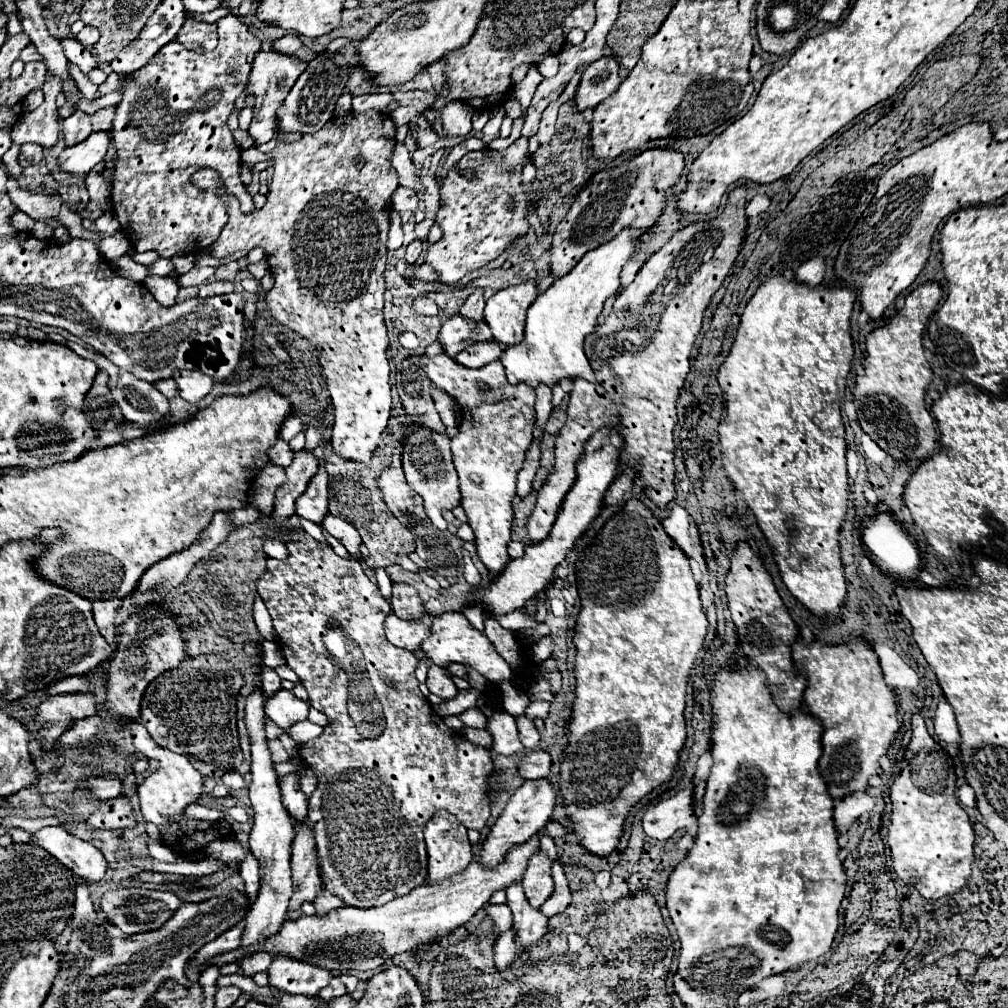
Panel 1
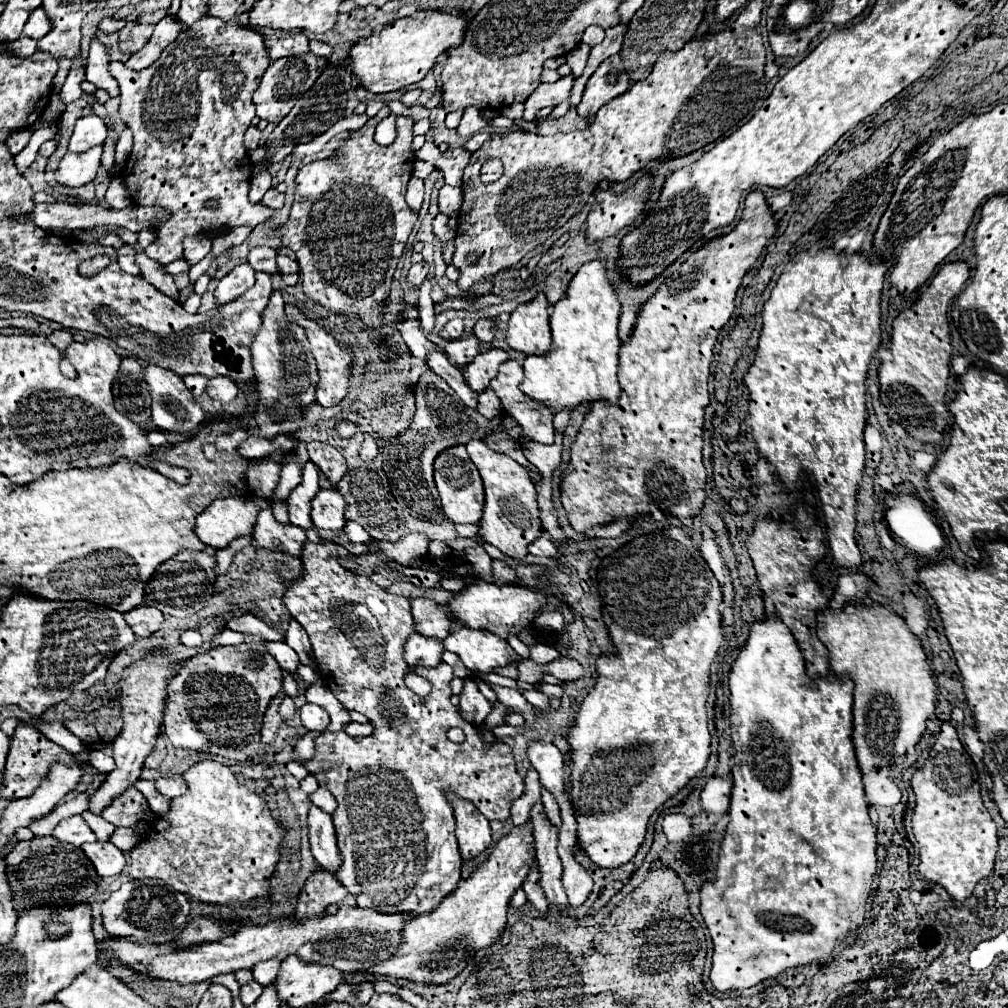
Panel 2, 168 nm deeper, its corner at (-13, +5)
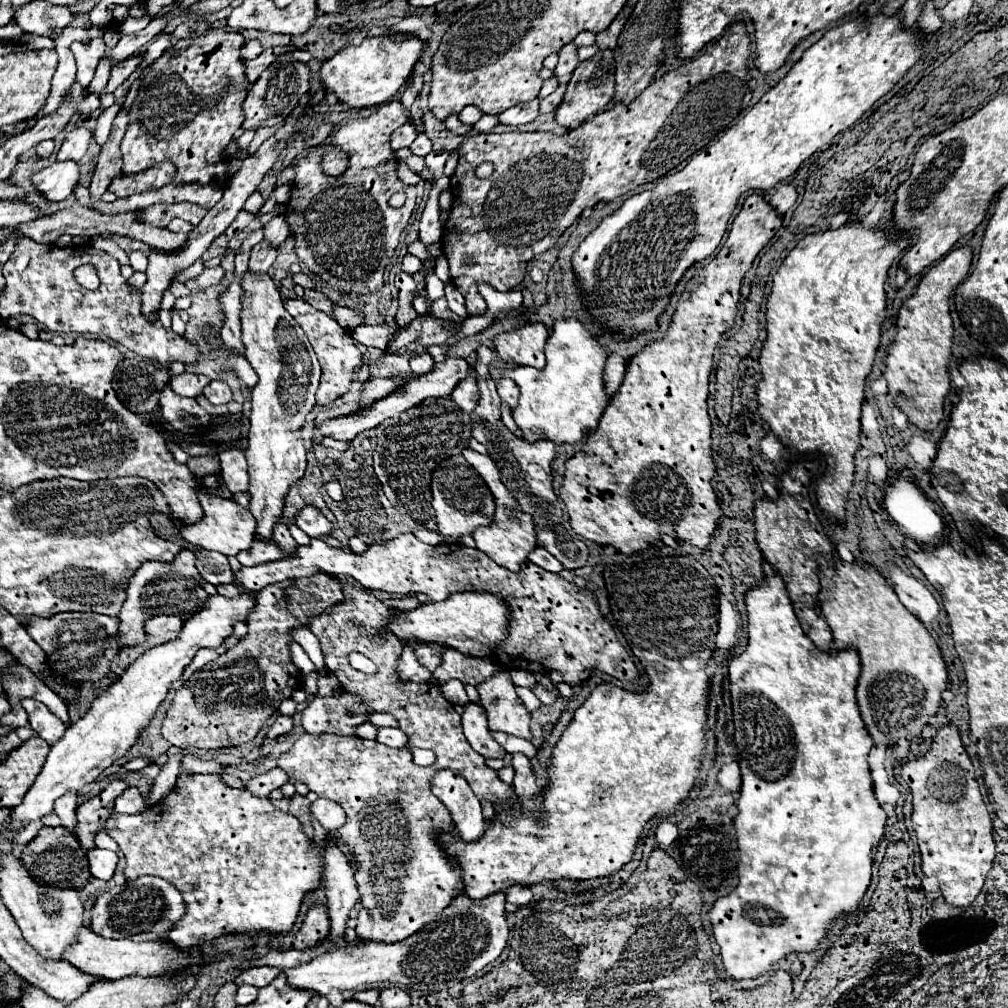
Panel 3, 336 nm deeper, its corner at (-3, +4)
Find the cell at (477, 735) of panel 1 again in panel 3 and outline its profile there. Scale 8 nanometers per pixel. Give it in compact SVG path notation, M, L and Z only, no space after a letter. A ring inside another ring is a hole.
M445 649L441 665L433 671L433 679L437 683L445 683L449 679L459 679L465 685L479 685L481 681L491 679L495 673L495 665L491 659L477 659L467 657L455 649Z

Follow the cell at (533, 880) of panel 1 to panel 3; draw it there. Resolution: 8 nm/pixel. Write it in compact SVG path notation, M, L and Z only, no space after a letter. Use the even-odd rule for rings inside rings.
M497 671L489 681L477 687L481 705L487 714L489 729L531 741L531 715L513 691L513 681L507 671Z

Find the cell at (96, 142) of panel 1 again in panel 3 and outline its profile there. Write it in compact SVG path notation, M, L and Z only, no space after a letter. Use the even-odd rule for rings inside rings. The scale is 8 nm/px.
M55 161L47 169L37 171L33 183L49 201L61 201L69 197L79 183L79 163Z

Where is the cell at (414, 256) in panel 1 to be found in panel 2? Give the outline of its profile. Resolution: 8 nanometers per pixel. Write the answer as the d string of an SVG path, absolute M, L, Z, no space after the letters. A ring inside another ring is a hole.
M419 262L419 264L413 264L409 268L409 276L407 276L407 282L413 286L413 288L421 288L425 276L427 276L427 270L429 266L425 262Z

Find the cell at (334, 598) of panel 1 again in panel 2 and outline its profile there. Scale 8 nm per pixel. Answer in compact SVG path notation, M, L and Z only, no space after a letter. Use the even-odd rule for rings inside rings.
M327 540L321 544L307 542L301 554L305 576L293 582L283 604L309 634L321 680L347 710L357 710L371 718L375 734L369 738L319 736L315 738L315 754L309 762L305 762L305 768L309 774L315 774L319 786L327 788L339 802L333 822L339 838L339 850L343 852L343 870L335 874L337 880L355 896L359 908L369 908L383 914L401 912L407 914L409 920L415 920L421 914L433 912L461 880L463 858L455 840L453 808L443 794L445 788L453 788L455 794L475 802L475 806L479 806L489 820L505 822L509 818L511 802L525 792L525 782L517 774L511 748L503 742L487 746L481 740L479 730L465 722L459 708L451 704L451 666L443 662L437 668L411 668L405 662L403 646L415 632L409 600L389 594L367 576L345 570L339 560L347 556L351 556L351 552L339 544ZM407 672L429 680L433 686L431 694L421 698L411 692L405 684ZM453 726L465 732L467 738L463 744L447 738L447 730Z

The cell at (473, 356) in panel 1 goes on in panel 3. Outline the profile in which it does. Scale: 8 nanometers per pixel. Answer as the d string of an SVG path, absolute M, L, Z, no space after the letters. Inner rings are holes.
M471 371L457 387L453 389L451 399L467 413L471 413L479 401L479 391L477 391L477 373Z

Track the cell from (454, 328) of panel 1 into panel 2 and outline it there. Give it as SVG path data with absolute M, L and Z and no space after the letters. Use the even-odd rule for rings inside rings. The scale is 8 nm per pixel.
M471 334L471 336L465 336L465 338L461 338L461 340L451 340L451 342L443 348L443 352L447 354L447 358L449 358L449 362L451 362L453 366L465 368L467 362L471 362L471 360L481 352L481 348L479 348L477 336Z

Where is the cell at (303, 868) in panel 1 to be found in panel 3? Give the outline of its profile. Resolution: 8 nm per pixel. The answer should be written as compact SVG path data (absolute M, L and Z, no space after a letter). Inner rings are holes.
M313 903L307 909L307 913L305 913L305 919L301 923L301 929L295 935L293 947L295 949L313 947L315 943L319 943L327 935L329 935L329 915L327 915L327 907L323 903Z

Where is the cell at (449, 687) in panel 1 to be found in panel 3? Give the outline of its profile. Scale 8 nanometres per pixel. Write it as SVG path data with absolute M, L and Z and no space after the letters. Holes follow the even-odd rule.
M465 703L463 705L463 713L461 713L461 725L463 725L463 733L469 741L469 745L483 757L503 757L505 749L499 747L493 737L489 735L489 727L487 727L487 717L485 711L479 703Z

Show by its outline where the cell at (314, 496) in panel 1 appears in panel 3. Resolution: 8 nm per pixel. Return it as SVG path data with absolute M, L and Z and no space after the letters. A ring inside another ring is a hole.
M305 505L297 517L295 517L295 523L299 529L303 529L309 537L321 537L325 533L331 533L333 525L331 521L313 505Z

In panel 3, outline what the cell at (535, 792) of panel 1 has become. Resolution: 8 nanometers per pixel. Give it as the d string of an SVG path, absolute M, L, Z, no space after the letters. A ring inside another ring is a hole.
M503 891L487 895L485 899L469 899L465 893L461 893L451 901L441 917L401 943L367 943L351 949L349 953L319 955L309 963L285 969L285 975L293 987L311 989L319 995L327 995L331 989L353 991L359 985L385 981L399 983L413 991L443 991L463 979L469 979L501 955L509 937L505 904Z

